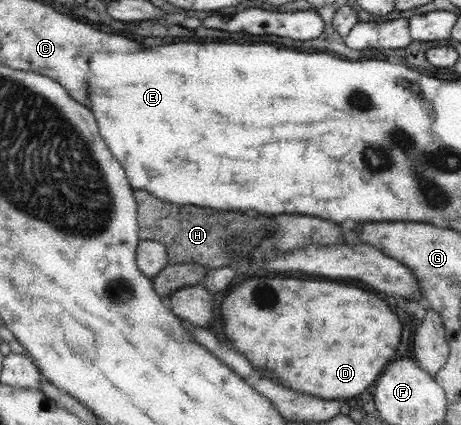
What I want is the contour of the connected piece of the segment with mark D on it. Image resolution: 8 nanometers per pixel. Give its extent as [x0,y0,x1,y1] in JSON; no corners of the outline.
[220,278,402,399]

